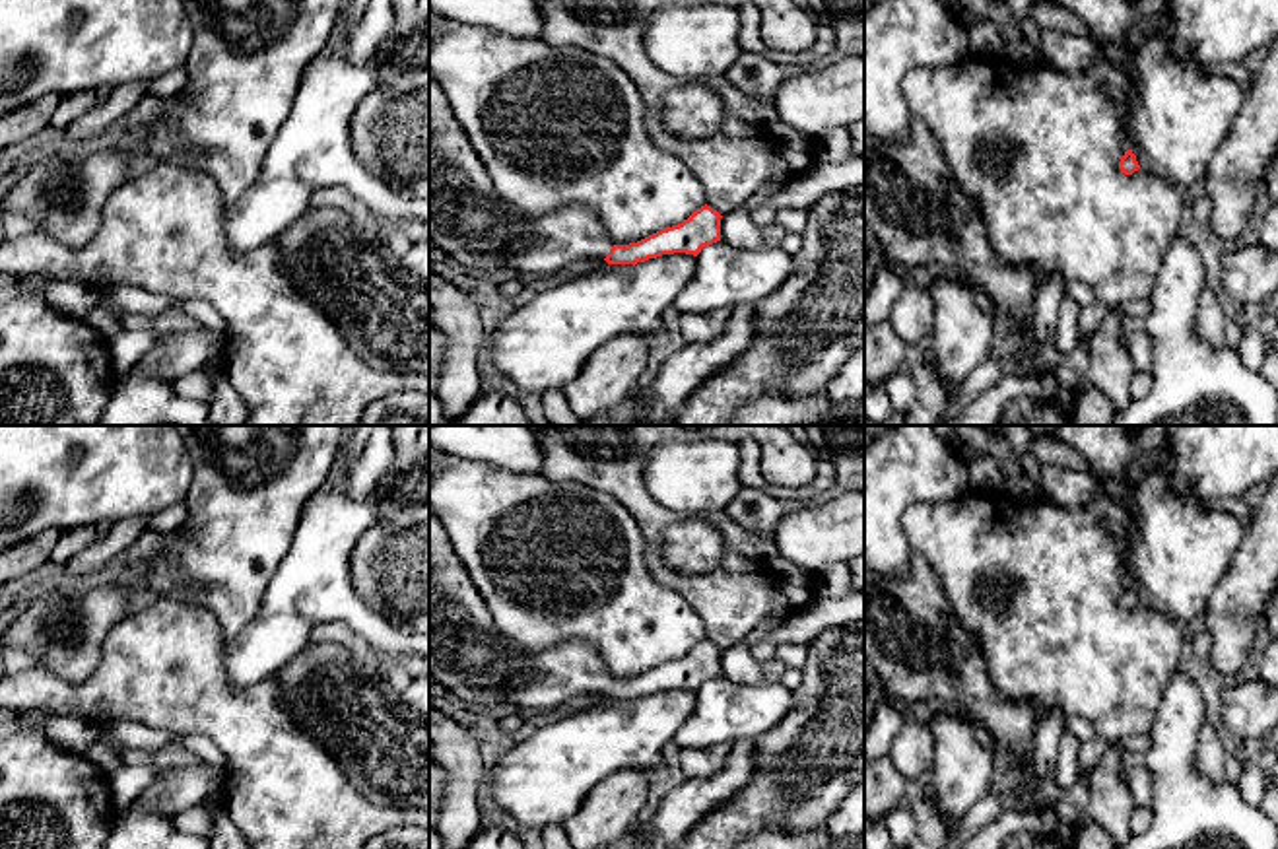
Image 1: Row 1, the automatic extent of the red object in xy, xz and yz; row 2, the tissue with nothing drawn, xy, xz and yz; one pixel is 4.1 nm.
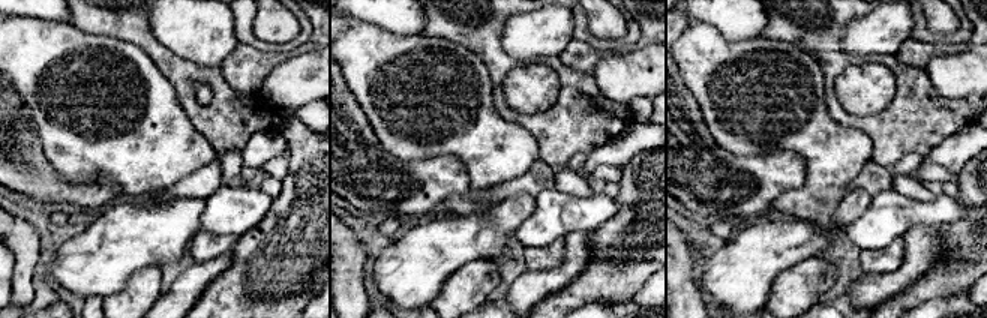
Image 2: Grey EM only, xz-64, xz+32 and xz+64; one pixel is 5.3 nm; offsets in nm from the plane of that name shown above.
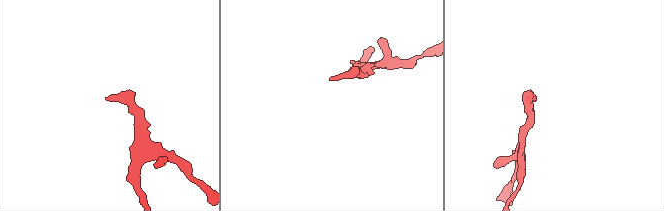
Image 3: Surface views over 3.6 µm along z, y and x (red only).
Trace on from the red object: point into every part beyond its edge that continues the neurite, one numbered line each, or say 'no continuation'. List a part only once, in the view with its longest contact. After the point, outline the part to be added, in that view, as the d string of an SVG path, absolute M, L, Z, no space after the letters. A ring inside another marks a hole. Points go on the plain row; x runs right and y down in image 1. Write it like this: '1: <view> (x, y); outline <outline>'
1: xz (467, 653); outline M431 507L429 676L466 705L488 709L499 703L511 703L530 713L569 707L579 696L604 696L614 682L606 672L602 653L589 643L569 641L532 651L503 637Z

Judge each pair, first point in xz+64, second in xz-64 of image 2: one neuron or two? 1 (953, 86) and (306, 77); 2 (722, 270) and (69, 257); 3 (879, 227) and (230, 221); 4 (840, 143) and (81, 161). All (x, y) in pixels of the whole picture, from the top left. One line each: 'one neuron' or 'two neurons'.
1: one neuron
2: one neuron
3: one neuron
4: one neuron

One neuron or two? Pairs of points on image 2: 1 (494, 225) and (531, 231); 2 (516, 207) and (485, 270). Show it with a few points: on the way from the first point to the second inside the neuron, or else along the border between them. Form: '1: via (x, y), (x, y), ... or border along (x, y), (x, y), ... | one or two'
1: border along (536, 198), (533, 212), (513, 236) | two
2: border along (492, 258), (473, 258), (456, 269) | two

